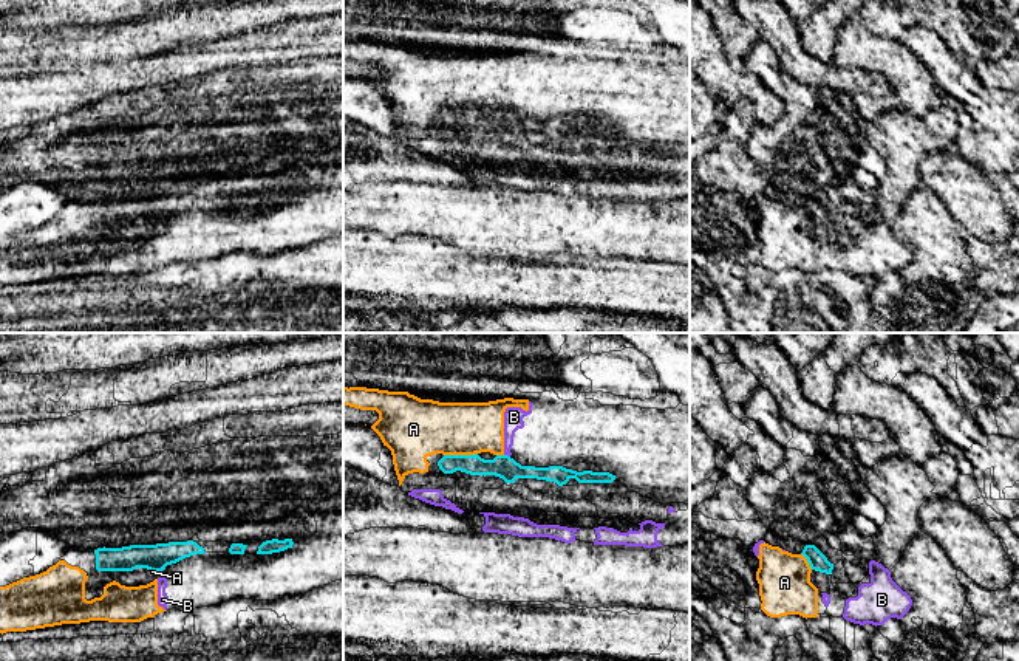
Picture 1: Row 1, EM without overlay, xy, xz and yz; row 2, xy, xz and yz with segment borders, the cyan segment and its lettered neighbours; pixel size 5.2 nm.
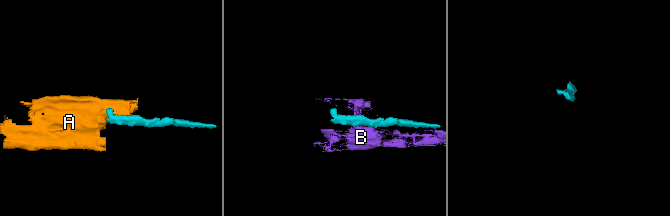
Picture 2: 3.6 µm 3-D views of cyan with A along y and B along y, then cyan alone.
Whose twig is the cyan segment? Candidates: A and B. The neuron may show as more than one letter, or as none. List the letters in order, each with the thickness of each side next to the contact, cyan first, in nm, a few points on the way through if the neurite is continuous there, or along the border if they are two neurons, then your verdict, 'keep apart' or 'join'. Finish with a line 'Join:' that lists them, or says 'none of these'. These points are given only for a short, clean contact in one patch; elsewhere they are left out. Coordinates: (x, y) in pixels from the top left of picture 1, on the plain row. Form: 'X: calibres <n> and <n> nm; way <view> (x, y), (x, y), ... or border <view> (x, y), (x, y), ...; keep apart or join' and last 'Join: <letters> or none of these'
A: calibres 120 and 300 nm; join
B: calibres 120 and 100 nm; join
Join: A, B

